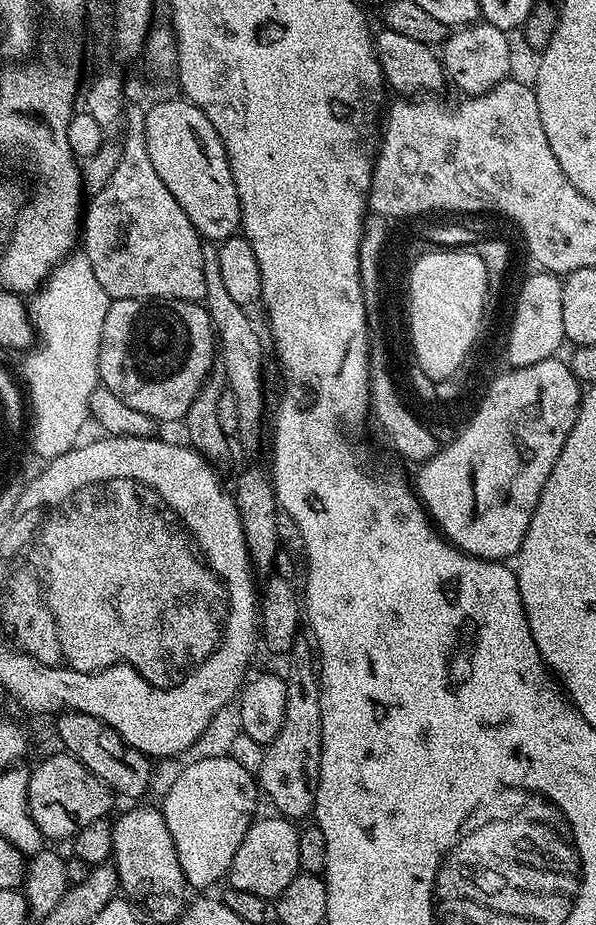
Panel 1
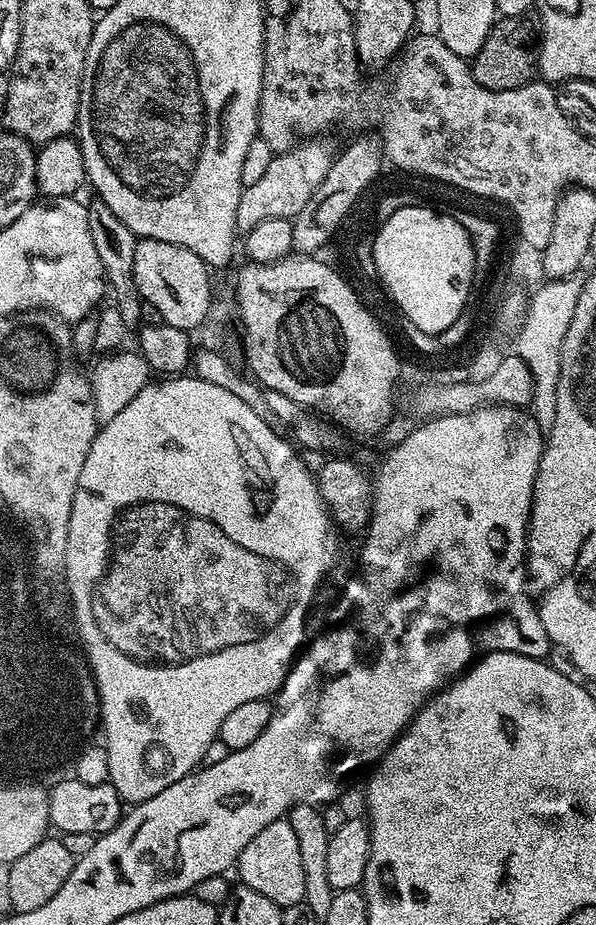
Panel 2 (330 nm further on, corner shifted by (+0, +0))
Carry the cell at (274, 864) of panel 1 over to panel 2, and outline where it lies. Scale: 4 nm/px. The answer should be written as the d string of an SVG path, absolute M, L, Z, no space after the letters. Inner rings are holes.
M281 818L270 822L266 830L261 830L257 836L250 838L246 850L242 850L242 854L236 859L234 872L240 875L239 883L250 886L250 890L258 890L258 894L270 898L270 902L279 904L281 908L304 899L306 878L302 874L298 838L295 837L287 819Z

